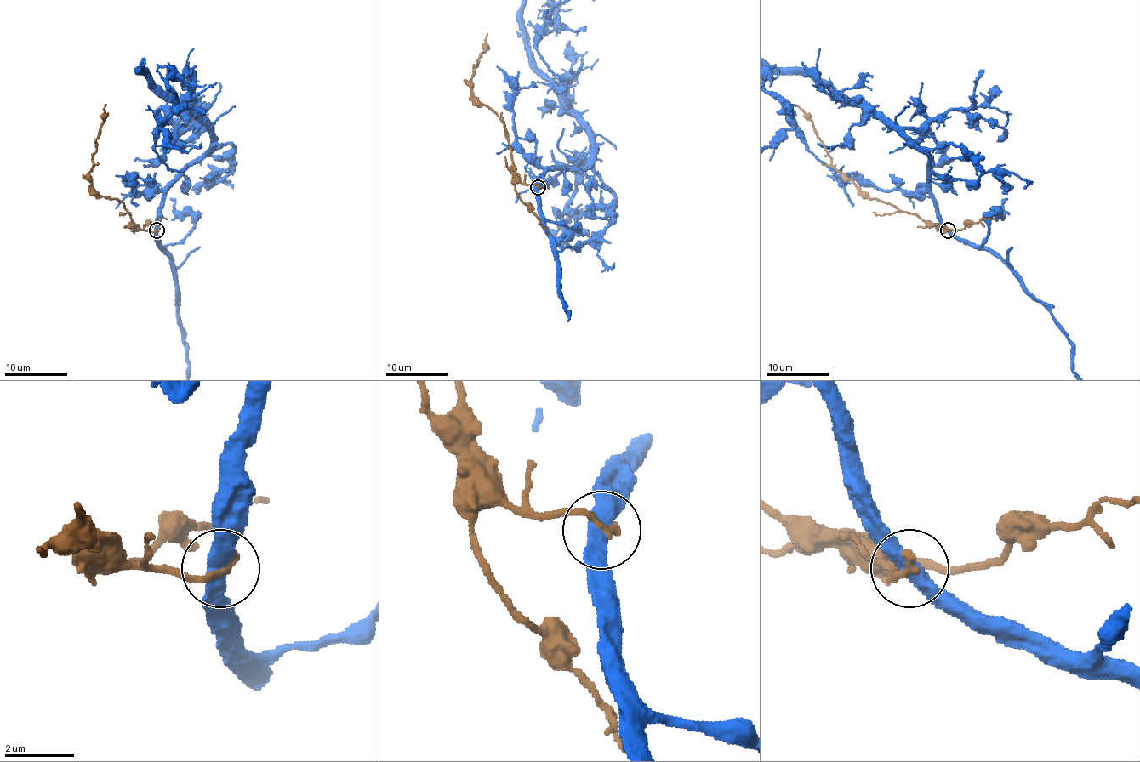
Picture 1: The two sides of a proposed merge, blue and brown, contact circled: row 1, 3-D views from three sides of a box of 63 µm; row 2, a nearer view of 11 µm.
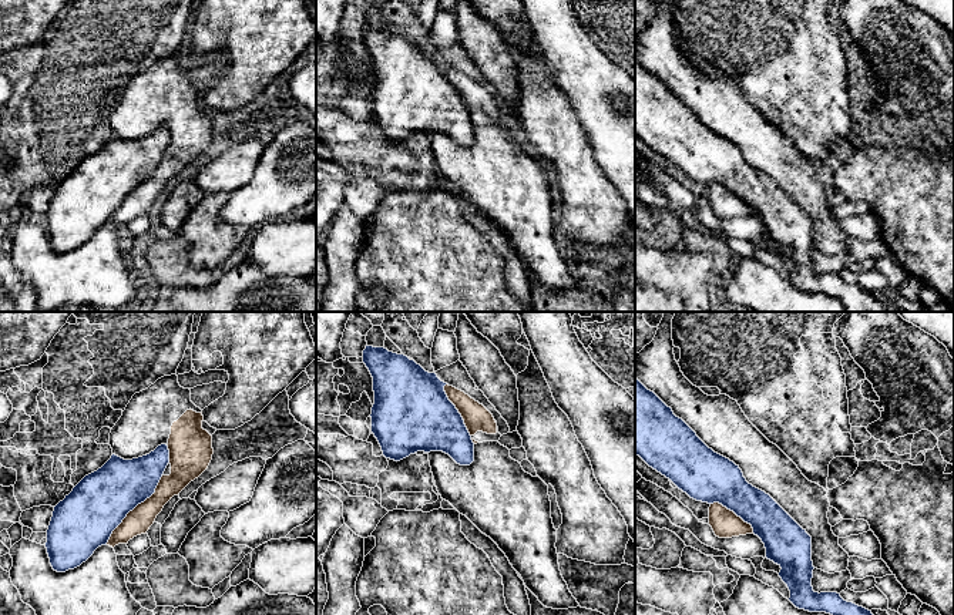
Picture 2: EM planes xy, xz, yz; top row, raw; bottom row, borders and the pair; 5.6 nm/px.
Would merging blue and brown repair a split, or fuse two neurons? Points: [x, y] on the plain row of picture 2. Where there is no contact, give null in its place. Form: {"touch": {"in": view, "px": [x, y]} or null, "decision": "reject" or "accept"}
{"touch": {"in": "xy", "px": [133, 190]}, "decision": "reject"}

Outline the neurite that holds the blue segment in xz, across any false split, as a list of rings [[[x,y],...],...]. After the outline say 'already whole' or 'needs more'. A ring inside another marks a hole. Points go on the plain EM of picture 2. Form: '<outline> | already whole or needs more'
[[[366,27],[363,44],[373,58],[372,114],[386,140],[400,142],[417,132],[443,132],[460,147],[474,142],[474,124],[461,95],[444,73],[447,64],[407,37],[384,28]]] | already whole

